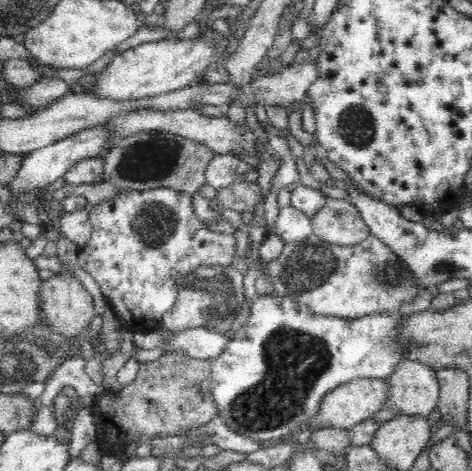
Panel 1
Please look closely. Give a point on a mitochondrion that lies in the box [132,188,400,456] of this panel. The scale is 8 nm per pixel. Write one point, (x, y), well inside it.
(294, 360)

